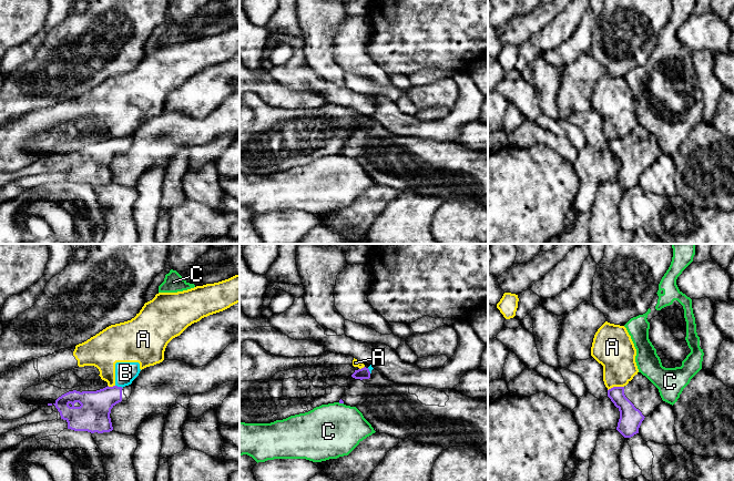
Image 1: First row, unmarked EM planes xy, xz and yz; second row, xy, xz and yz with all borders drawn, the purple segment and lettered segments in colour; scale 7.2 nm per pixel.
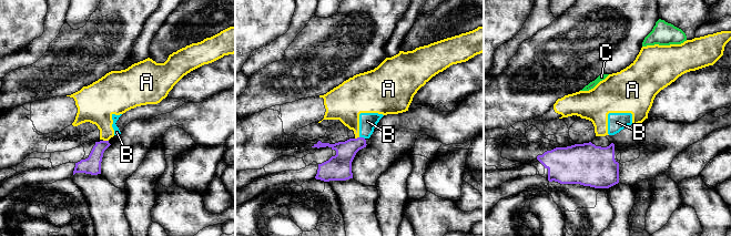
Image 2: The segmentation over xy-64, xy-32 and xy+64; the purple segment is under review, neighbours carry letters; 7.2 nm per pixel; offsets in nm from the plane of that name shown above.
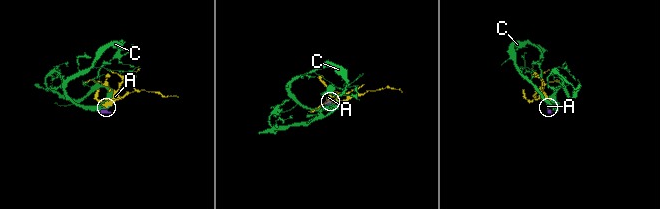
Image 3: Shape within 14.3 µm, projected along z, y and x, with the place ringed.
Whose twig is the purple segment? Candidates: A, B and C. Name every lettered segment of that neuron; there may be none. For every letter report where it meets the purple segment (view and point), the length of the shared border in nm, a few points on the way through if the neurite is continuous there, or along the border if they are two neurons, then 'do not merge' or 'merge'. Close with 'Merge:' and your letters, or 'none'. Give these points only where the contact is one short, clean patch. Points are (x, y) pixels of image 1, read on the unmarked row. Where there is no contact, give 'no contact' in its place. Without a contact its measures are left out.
A: meets purple in yz at (615, 139); contact 120 nm long; border along yz (623, 137), (613, 137), (608, 142); do not merge
B: meets purple in xy at (119, 139); contact 60 nm long; border along xy (115, 136), (122, 140); do not merge
C: meets purple in xz at (340, 154); contact 40 nm long; border along xz (338, 154), (343, 155); do not merge
Merge: none

